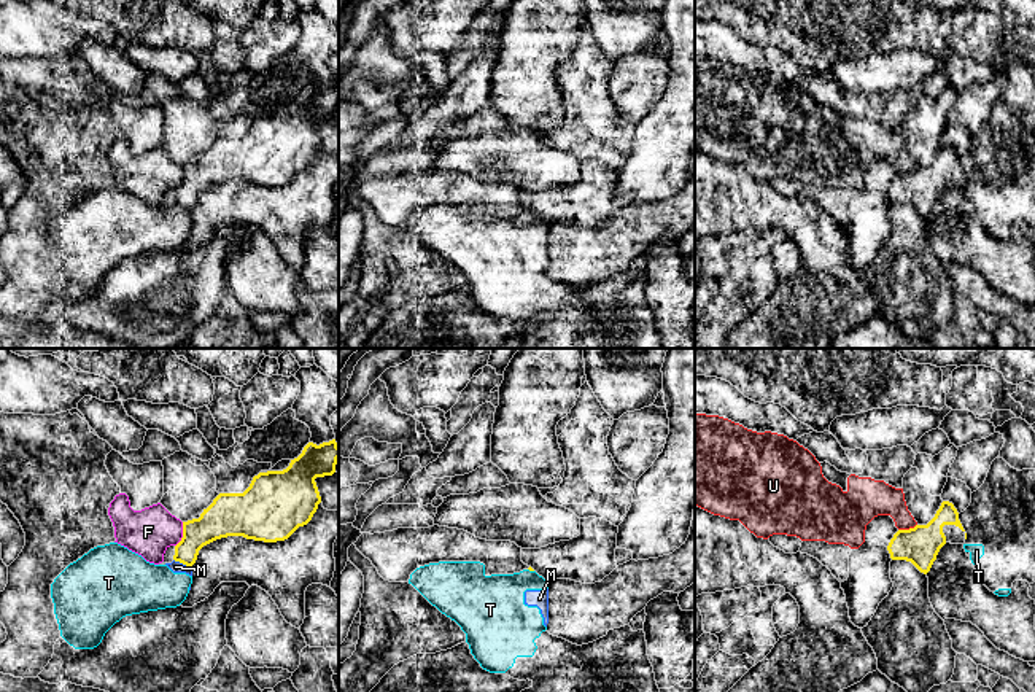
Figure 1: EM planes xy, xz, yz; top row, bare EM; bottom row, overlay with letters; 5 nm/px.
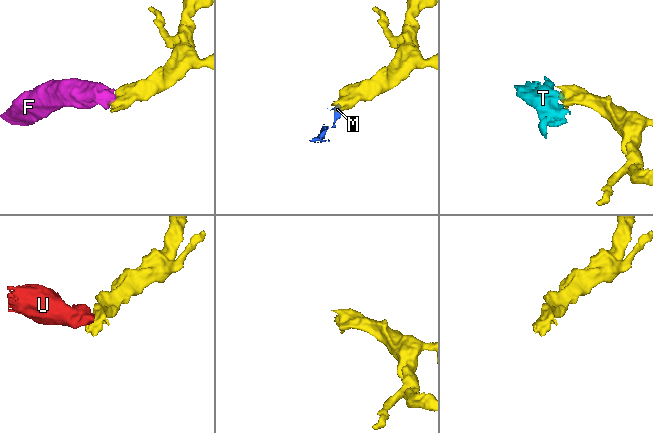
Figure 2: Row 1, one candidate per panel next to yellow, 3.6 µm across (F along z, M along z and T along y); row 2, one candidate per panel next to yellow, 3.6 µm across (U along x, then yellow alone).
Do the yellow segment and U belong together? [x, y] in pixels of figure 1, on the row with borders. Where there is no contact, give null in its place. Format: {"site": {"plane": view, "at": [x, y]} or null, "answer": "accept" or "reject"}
{"site": {"plane": "yz", "at": [907, 530]}, "answer": "reject"}

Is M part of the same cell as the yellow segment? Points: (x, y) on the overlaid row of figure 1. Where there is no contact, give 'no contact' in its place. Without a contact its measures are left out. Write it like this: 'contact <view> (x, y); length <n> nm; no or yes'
contact xy (182, 562); length 100 nm; no

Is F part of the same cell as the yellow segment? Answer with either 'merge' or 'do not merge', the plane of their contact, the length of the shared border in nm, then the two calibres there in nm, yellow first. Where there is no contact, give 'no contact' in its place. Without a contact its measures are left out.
do not merge; contact in xy; length 130 nm; calibres 200 and 240 nm

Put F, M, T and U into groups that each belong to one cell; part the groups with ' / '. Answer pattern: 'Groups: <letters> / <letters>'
Groups: F U / M T

